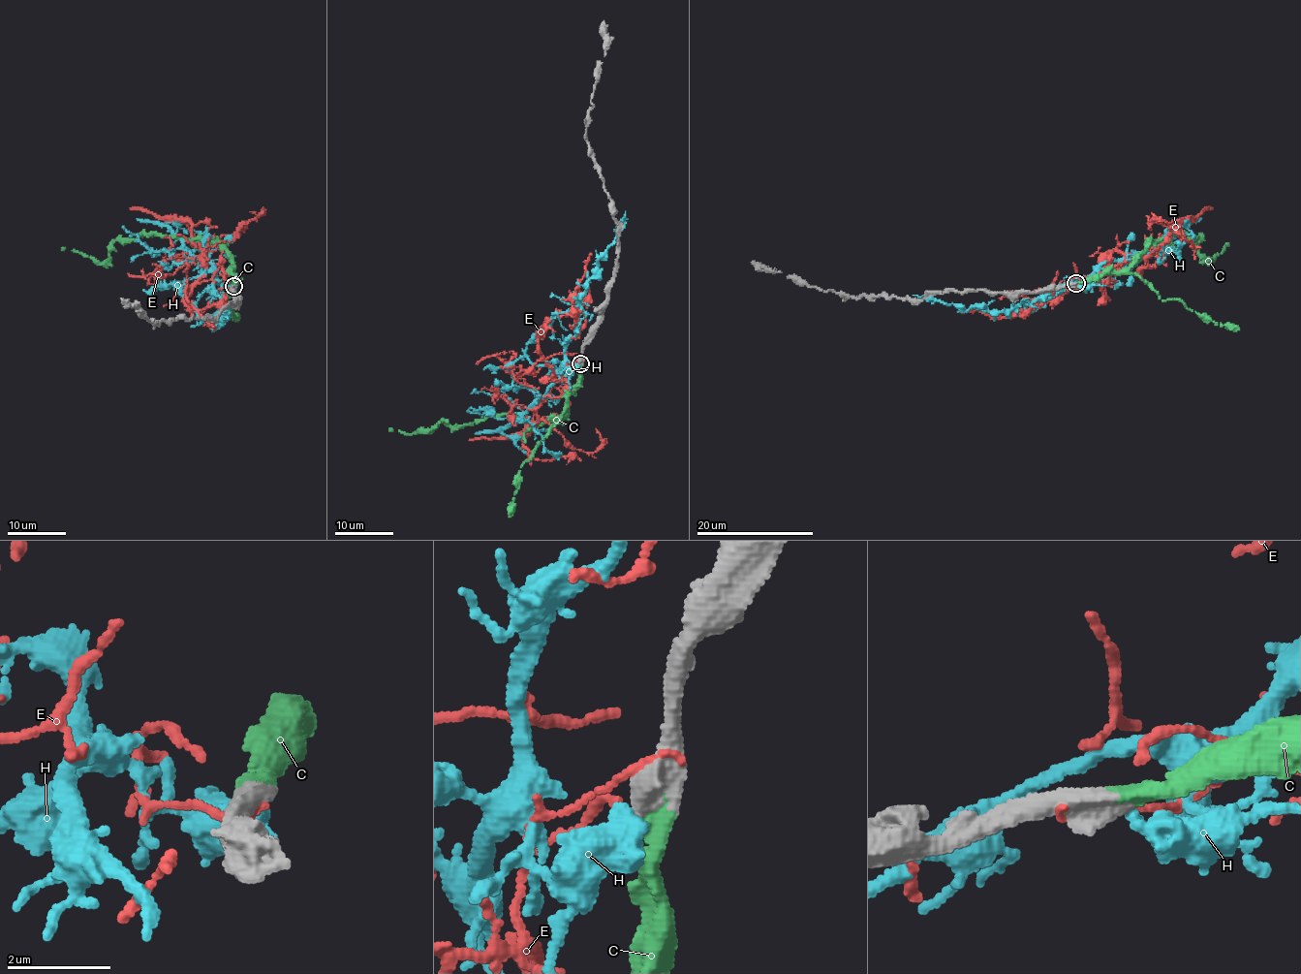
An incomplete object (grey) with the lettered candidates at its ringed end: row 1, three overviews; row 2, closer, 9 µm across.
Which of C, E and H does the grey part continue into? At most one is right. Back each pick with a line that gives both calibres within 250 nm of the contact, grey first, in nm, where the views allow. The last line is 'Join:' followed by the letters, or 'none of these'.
C: 650 nm thick on the grey side, 400 nm on the other
Join: C

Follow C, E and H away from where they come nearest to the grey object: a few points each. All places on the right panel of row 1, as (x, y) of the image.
C: (1074, 284), (1124, 271), (1148, 243), (1176, 232), (1200, 236), (1197, 251), (1209, 261), (1222, 253), (1226, 242)
E: (1072, 286), (1097, 280), (1125, 262), (1124, 256), (1111, 251), (1079, 287), (1024, 312), (961, 313)
H: (1077, 286), (1088, 285), (1072, 278), (1048, 295), (1003, 311), (975, 306), (961, 309), (913, 295)

